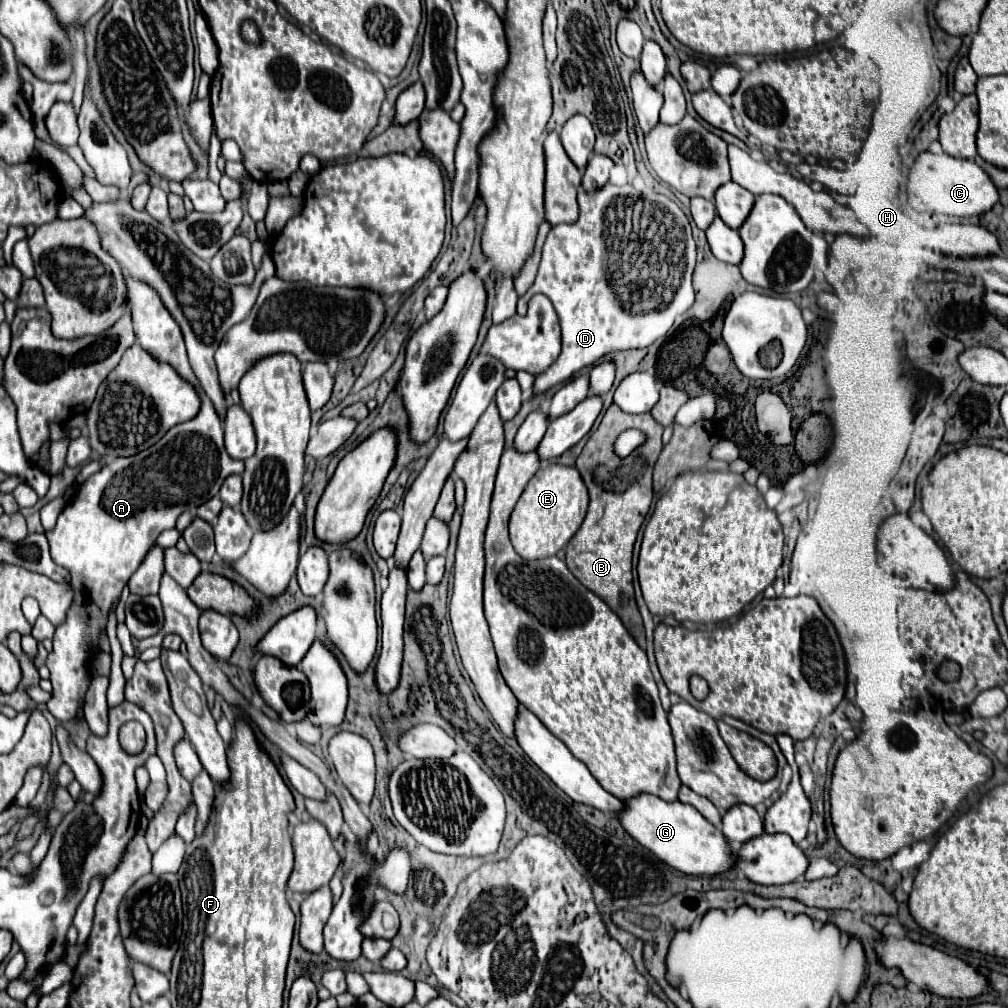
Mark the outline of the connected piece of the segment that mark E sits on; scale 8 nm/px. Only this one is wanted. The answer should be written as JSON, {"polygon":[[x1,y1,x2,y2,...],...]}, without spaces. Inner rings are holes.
{"polygon":[[550,463,548,467,540,467,538,473,530,479,522,497,518,499,518,503,512,511,510,523,508,523,510,541,516,549,516,553,522,555,524,559,544,559,544,557,556,555,562,547,566,547,566,543,574,537,574,533,582,525,586,509,588,509,588,489,586,489,578,469,566,467,566,465,560,465,560,463]]}

